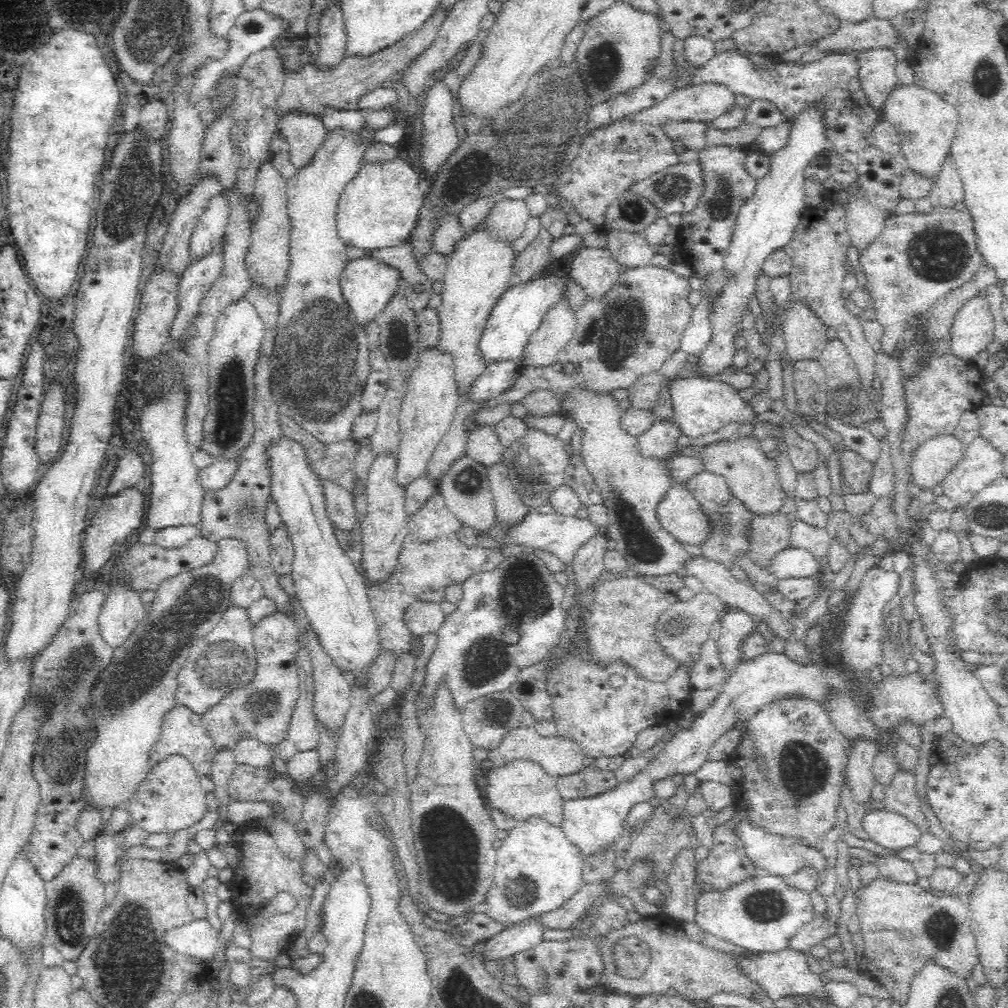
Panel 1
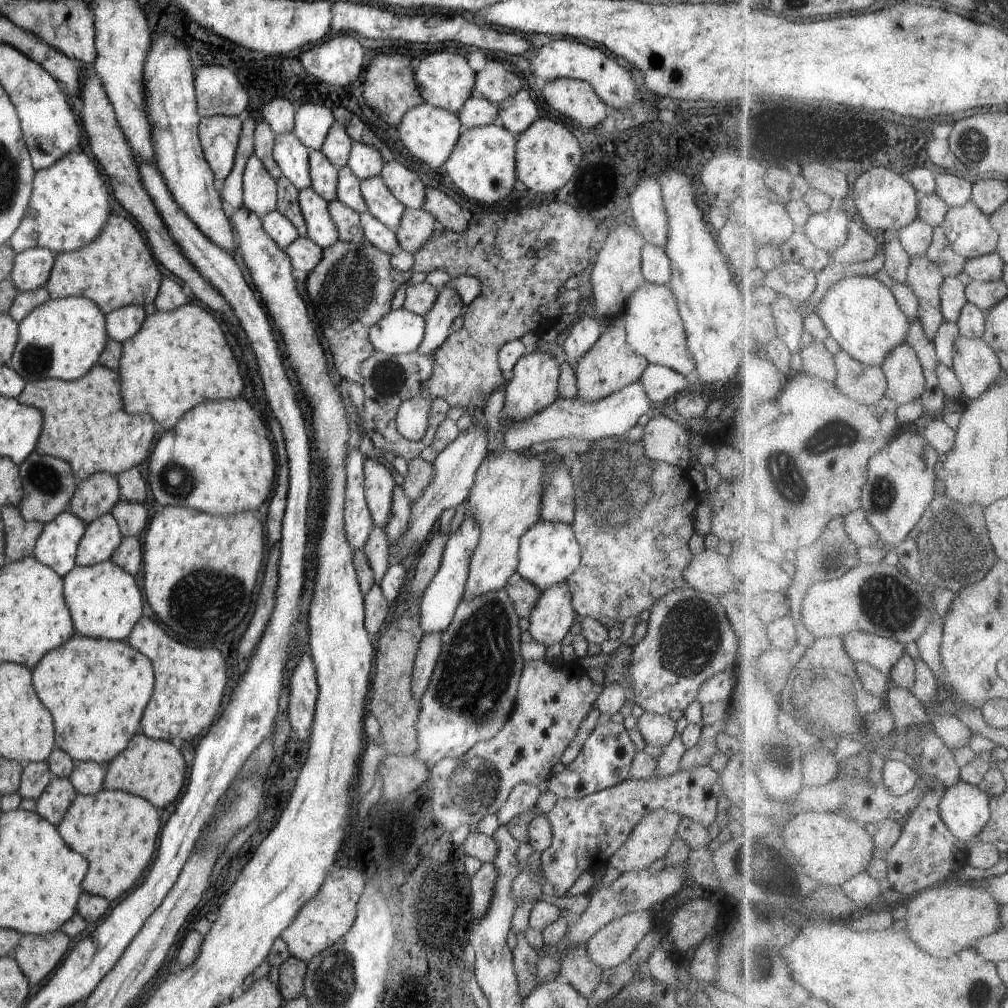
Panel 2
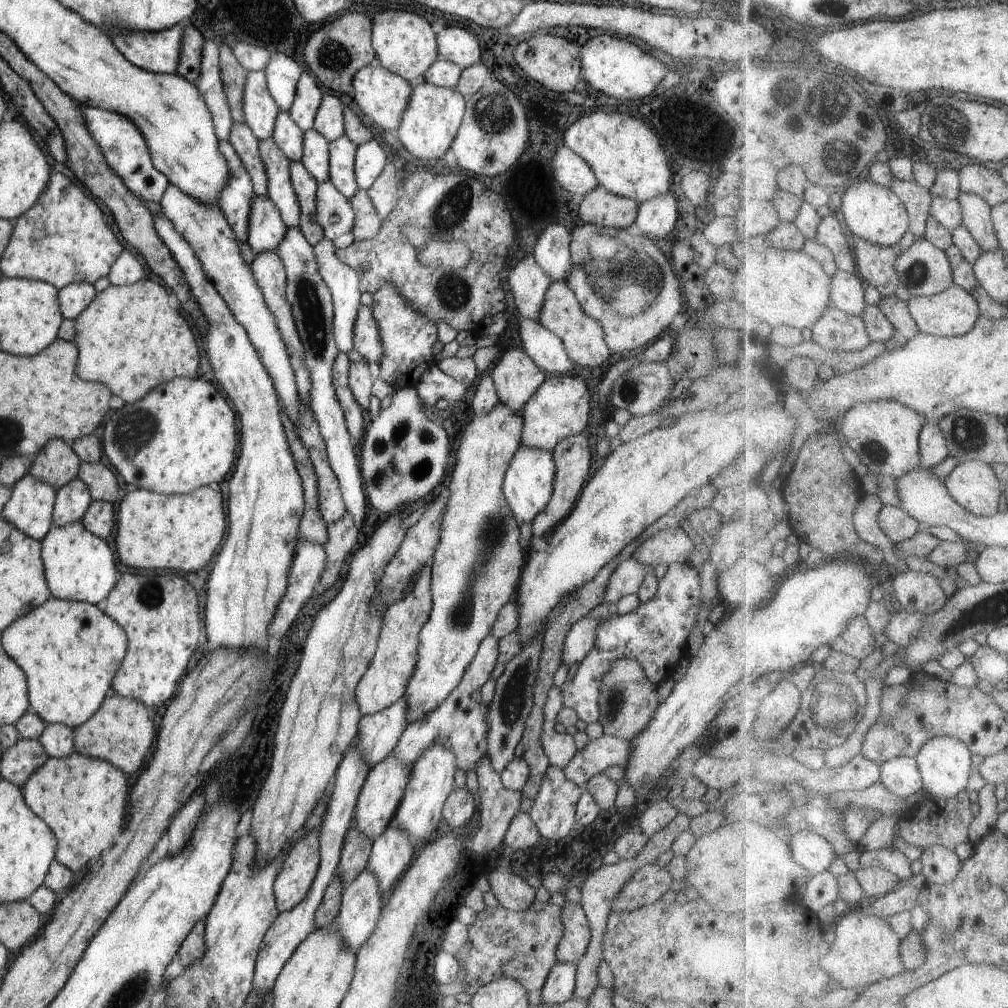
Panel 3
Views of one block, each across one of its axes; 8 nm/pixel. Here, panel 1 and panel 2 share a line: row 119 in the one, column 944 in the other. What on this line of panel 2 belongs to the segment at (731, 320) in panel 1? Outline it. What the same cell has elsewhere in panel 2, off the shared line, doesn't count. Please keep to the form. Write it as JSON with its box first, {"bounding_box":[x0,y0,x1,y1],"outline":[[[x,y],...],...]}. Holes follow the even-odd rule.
{"bounding_box":[941,780,993,846],"outline":[[[962,780],[947,790],[941,804],[946,824],[952,832],[973,846],[993,818],[992,796],[980,785]]]}

